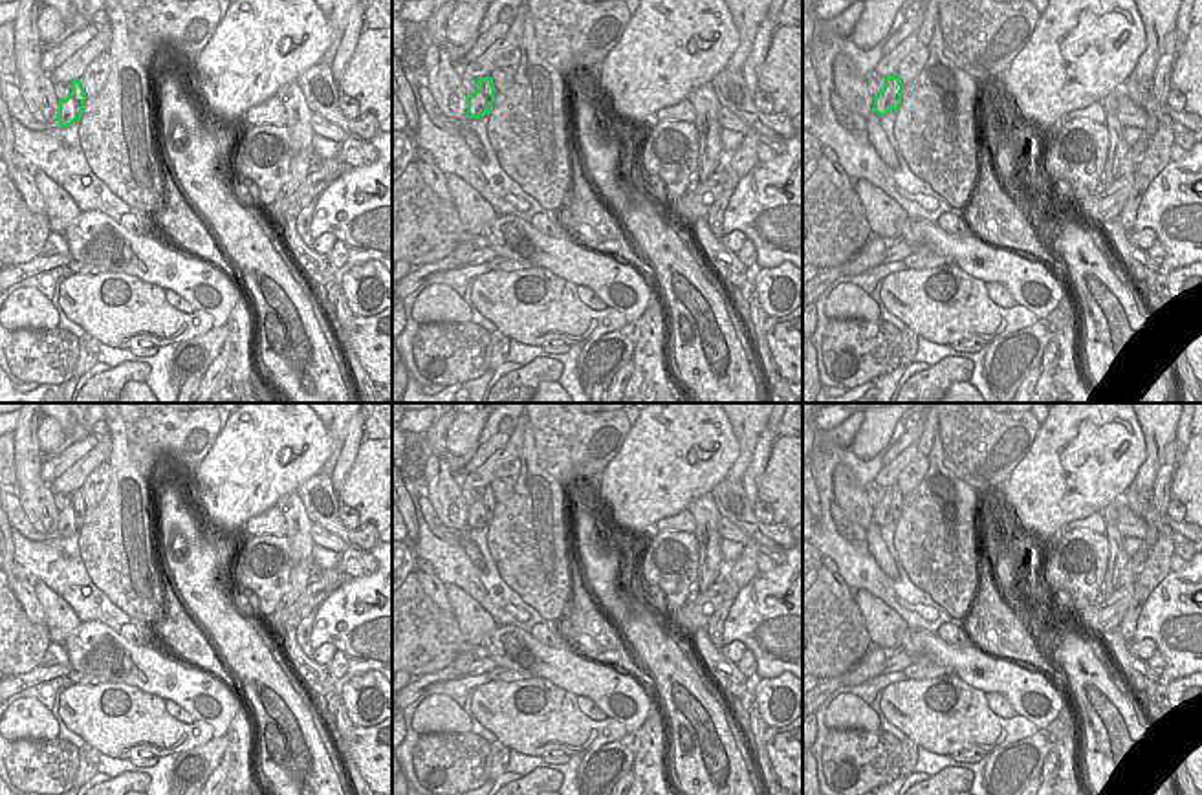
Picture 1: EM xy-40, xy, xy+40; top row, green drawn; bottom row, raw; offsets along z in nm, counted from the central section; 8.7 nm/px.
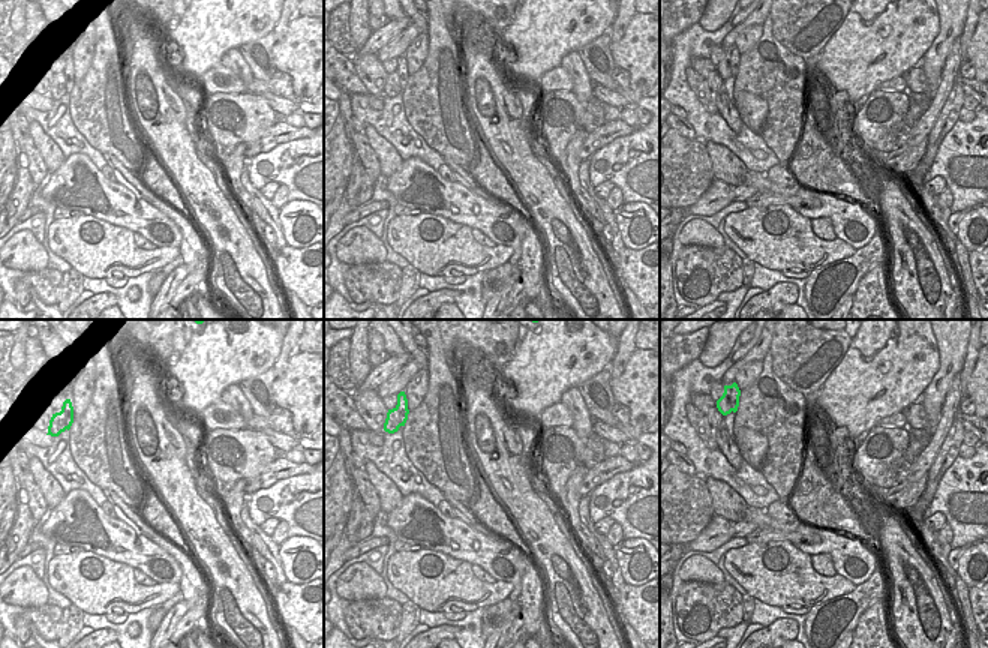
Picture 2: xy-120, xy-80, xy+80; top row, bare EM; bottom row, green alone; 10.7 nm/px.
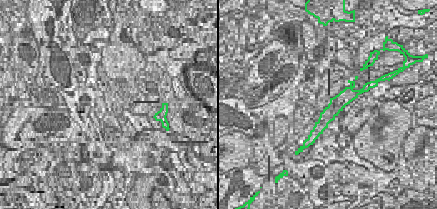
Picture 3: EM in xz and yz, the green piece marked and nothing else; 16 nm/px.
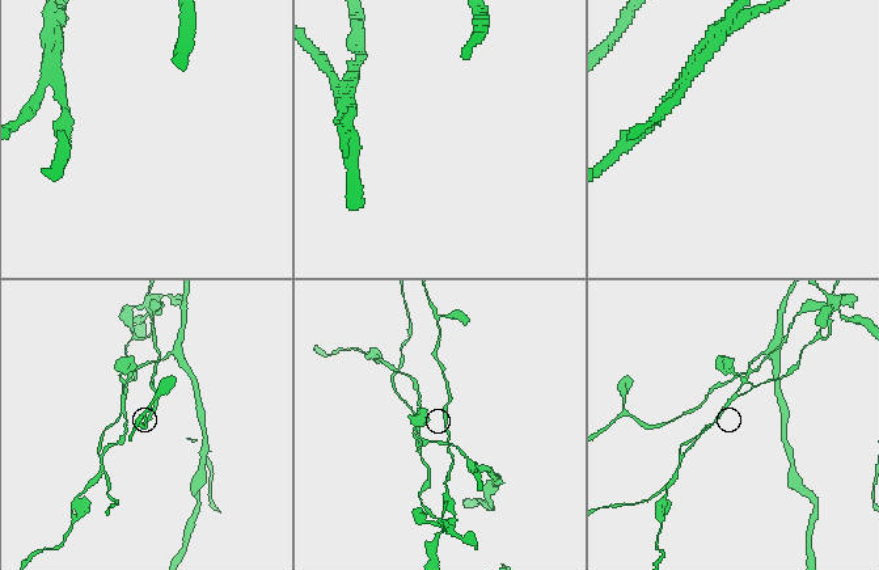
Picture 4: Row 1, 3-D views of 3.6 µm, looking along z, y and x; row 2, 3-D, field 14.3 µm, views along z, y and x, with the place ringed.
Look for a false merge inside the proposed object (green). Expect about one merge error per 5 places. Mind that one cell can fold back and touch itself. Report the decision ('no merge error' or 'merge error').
merge error

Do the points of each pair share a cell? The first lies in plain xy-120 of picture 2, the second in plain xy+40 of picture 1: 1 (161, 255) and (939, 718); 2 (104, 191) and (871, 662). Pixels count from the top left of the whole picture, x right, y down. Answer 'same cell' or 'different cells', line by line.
1: same cell
2: different cells

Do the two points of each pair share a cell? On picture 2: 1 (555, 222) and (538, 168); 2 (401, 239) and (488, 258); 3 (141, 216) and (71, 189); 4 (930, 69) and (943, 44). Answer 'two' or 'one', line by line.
1: one
2: one
3: one
4: one

